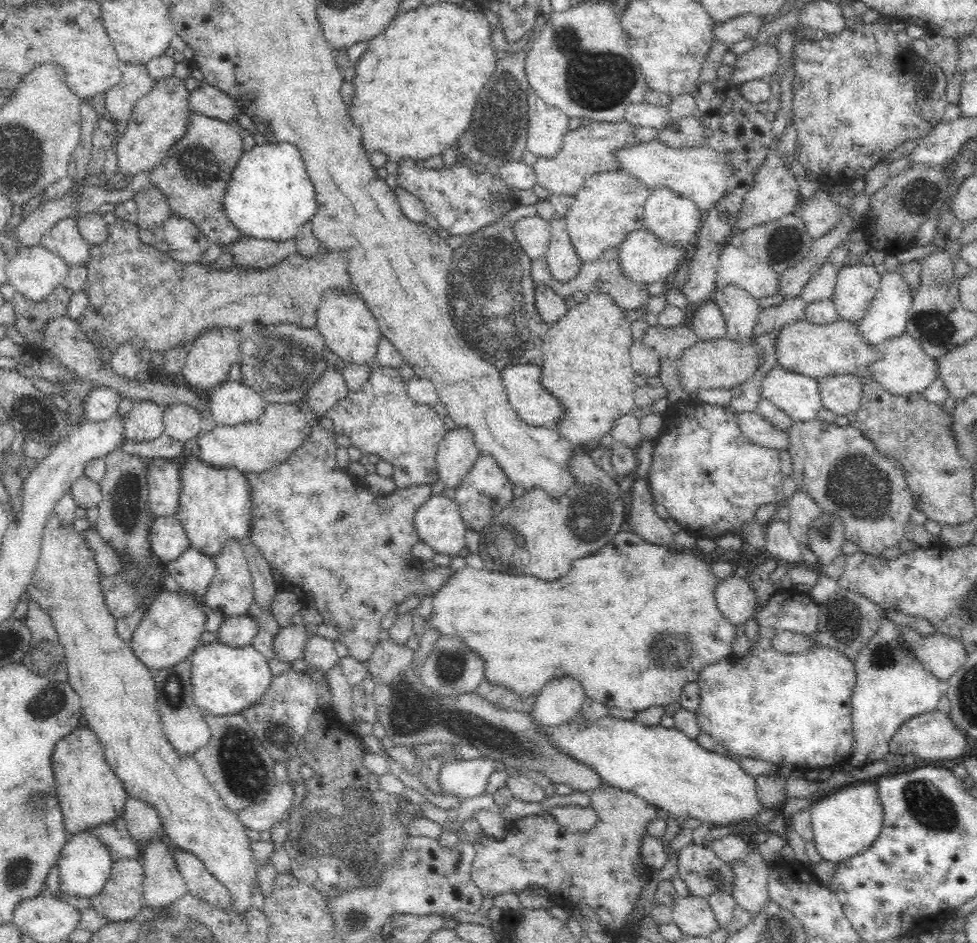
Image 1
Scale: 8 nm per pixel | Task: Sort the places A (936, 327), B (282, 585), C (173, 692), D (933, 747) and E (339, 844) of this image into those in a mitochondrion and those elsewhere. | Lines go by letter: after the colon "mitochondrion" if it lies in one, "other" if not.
A: mitochondrion
B: other
C: mitochondrion
D: other
E: mitochondrion

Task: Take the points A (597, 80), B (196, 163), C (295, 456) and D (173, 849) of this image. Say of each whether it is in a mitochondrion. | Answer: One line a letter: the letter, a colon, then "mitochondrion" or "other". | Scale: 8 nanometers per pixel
A: mitochondrion
B: mitochondrion
C: other
D: other

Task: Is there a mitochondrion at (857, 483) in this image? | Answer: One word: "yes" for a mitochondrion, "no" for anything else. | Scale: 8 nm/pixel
yes

